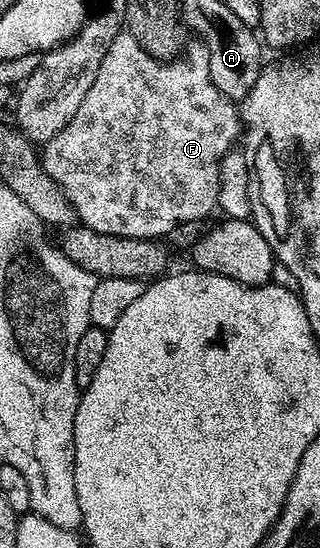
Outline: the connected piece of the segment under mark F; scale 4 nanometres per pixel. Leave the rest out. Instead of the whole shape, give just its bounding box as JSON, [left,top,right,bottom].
[41,30,241,240]

